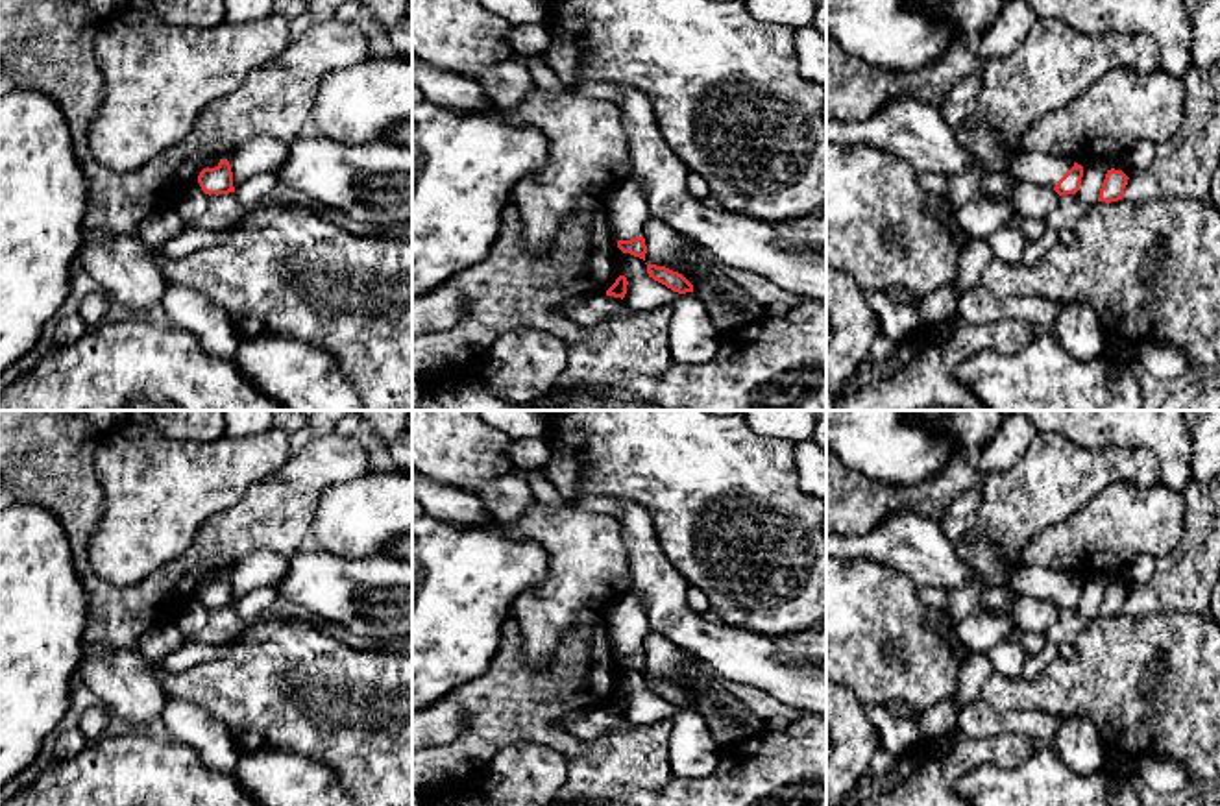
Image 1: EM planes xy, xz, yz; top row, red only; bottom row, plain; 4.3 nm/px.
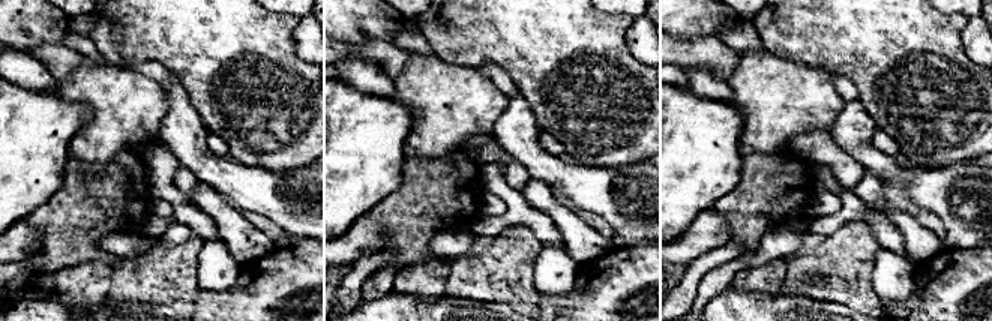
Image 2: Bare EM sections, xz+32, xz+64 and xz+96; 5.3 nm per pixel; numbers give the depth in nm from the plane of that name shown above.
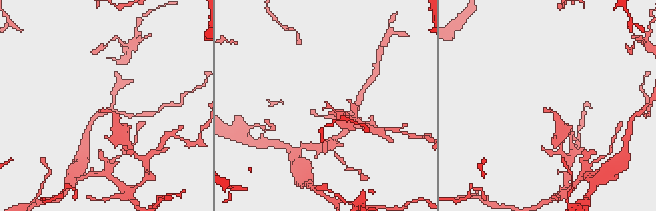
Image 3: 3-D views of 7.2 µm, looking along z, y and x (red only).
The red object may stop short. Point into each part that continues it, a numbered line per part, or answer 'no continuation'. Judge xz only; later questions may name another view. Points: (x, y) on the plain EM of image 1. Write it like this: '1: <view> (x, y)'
1: xz (627, 622)

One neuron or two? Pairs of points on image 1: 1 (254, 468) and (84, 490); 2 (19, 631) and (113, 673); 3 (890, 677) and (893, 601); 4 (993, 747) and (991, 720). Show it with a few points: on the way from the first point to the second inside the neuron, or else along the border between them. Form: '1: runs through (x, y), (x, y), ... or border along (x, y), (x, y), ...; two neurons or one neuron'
1: border along (98, 446), (95, 474), (104, 514), (93, 531); two neurons
2: border along (84, 636), (84, 655), (74, 671); two neurons
3: runs through (875, 659), (875, 620); one neuron
4: border along (958, 727), (975, 738), (1023, 734), (1036, 747); two neurons

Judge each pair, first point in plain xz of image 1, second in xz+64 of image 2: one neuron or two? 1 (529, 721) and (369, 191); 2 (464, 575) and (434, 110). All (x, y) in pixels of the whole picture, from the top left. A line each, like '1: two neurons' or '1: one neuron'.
1: two neurons
2: two neurons

